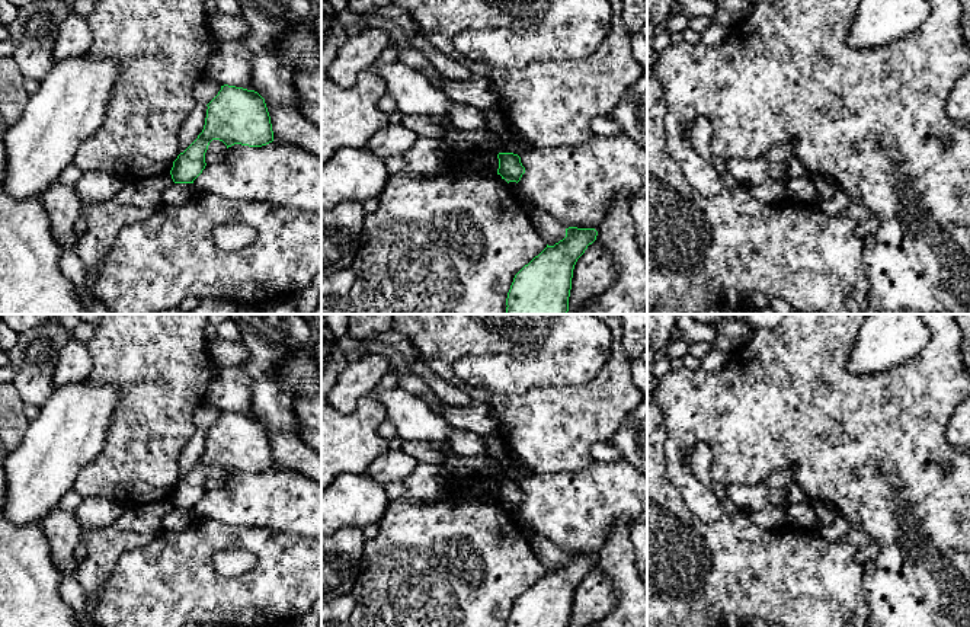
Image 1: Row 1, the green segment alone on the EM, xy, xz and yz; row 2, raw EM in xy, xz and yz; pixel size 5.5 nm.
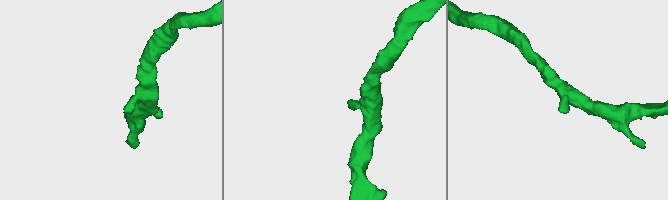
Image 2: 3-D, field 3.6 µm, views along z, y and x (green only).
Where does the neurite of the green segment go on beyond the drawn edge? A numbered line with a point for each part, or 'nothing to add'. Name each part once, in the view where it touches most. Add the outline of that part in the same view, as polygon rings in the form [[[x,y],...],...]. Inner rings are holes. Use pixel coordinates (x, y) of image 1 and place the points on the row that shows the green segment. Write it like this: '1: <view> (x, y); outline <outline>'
nothing to add

